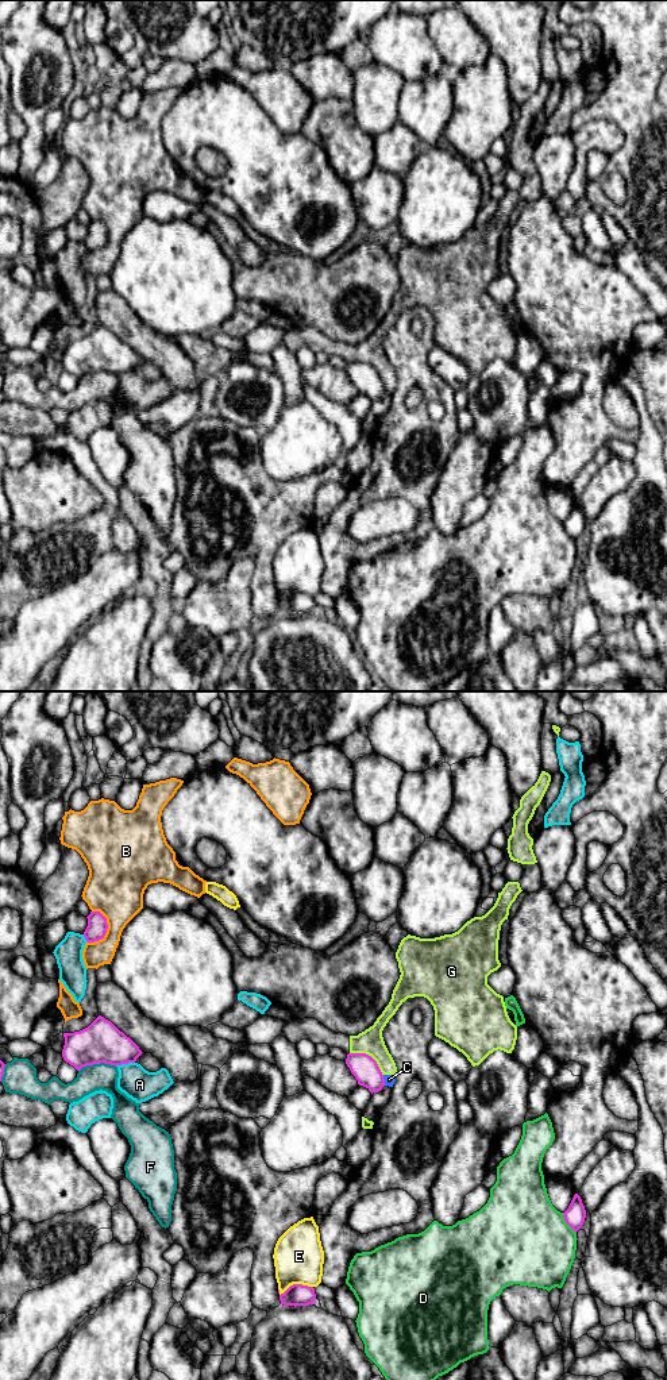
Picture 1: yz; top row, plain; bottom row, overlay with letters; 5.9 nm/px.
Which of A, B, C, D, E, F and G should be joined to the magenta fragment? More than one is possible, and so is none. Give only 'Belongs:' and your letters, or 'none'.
Belongs: none

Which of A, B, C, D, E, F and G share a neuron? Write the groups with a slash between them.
A / B / C G / D / E / F

